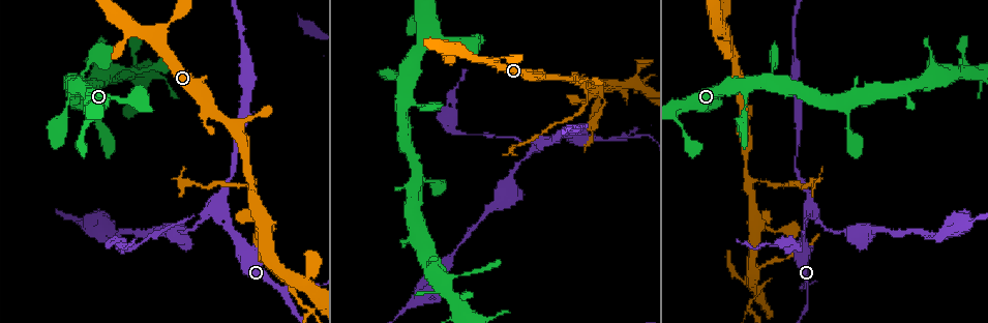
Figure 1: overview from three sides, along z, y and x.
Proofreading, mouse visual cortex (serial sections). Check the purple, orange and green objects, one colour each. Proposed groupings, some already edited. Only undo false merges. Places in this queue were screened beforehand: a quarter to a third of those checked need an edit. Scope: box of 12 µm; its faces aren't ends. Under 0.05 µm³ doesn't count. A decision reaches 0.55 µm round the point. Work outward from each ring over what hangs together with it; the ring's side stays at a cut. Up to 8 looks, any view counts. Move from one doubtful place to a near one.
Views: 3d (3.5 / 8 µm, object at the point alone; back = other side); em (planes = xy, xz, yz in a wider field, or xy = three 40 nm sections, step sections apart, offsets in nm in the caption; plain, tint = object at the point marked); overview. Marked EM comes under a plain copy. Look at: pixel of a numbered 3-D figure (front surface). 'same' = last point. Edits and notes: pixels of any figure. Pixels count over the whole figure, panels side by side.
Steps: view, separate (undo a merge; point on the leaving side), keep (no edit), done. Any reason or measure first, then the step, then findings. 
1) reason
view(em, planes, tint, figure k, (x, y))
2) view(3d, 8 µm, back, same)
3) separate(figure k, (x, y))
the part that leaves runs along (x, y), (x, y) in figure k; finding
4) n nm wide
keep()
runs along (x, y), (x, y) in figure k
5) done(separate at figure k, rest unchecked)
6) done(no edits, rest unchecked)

a fork
view(3d, 3.5 µm, figure 1, (747, 181))

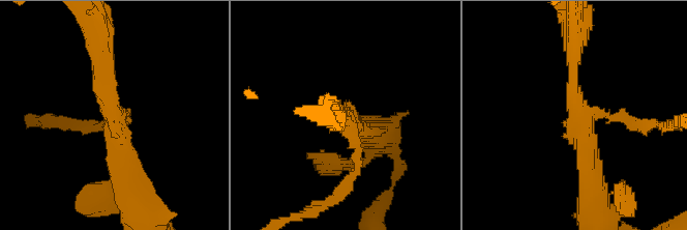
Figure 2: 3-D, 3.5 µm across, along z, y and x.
3 arms; arms of 150, 150, 300 nm
view(em, xy, step 1, tint, figure 2, (347, 121))

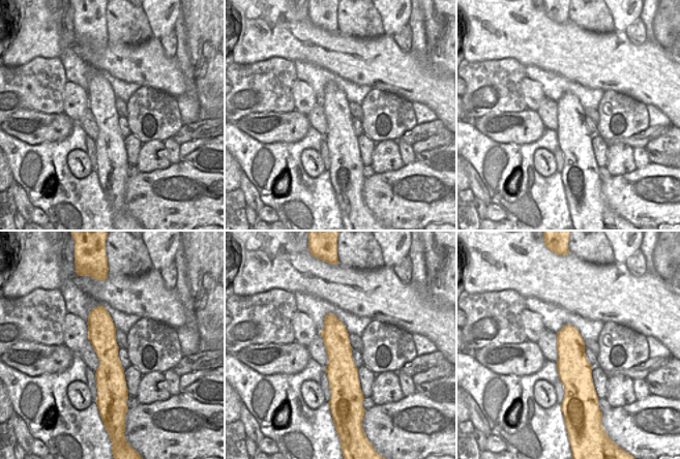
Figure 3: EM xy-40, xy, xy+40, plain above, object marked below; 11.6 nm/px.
separate(figure 2, (348, 184))
the part that leaves runs along (356, 150), (342, 193), (298, 217) in figure 2; a second cell is stuck on

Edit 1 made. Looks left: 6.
view(overview)

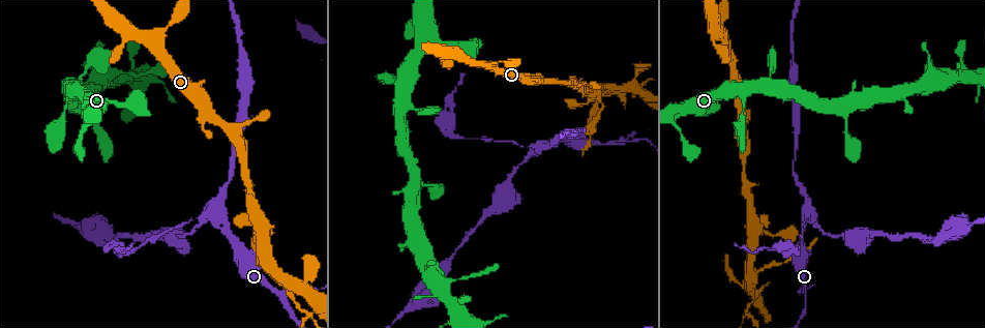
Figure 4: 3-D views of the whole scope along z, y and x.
sharp bend
view(3d, 3.5 µm, figure 4, (807, 214))

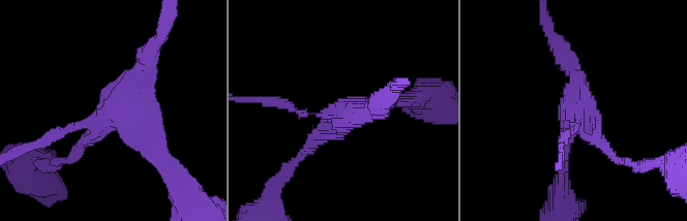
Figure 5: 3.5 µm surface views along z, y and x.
view(em, xy, step 1, tint, figure 5, (126, 113))

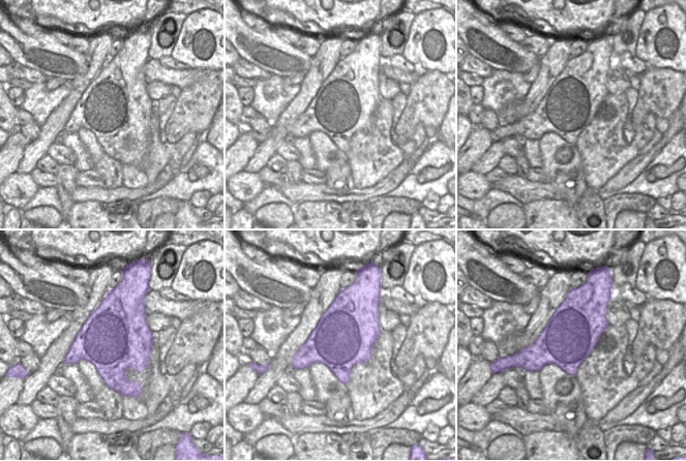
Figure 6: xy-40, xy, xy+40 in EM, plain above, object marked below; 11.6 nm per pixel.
4 arms; arms of 100, 150, 200, 250 nm
keep()
runs along (394, 102), (311, 139) in figure 5; all the same cell

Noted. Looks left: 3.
a narrow waist
view(3d, 3.5 µm, figure 4, (455, 307))

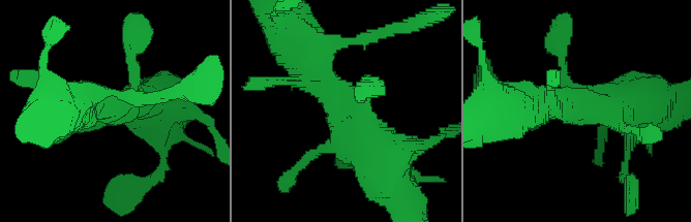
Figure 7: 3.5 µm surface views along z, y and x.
view(em, xy, step 5, tint, figure 7, (581, 104))

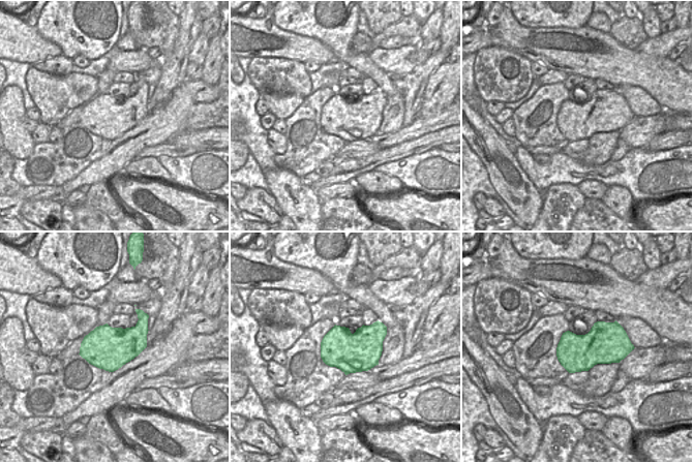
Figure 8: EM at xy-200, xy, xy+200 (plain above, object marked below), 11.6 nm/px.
view(em, xy, step 3, tint, same)

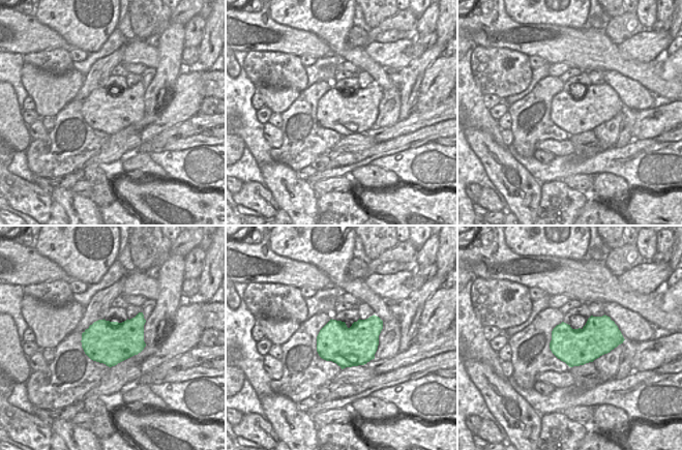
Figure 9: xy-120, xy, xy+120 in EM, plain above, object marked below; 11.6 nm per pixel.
arms of 150, 150, 500, 600 nm
keep()
runs along (308, 57), (368, 139), (394, 157) in figure 7; continuous, no second cell

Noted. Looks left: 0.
done(separate at figure 2, rest unchecked)

